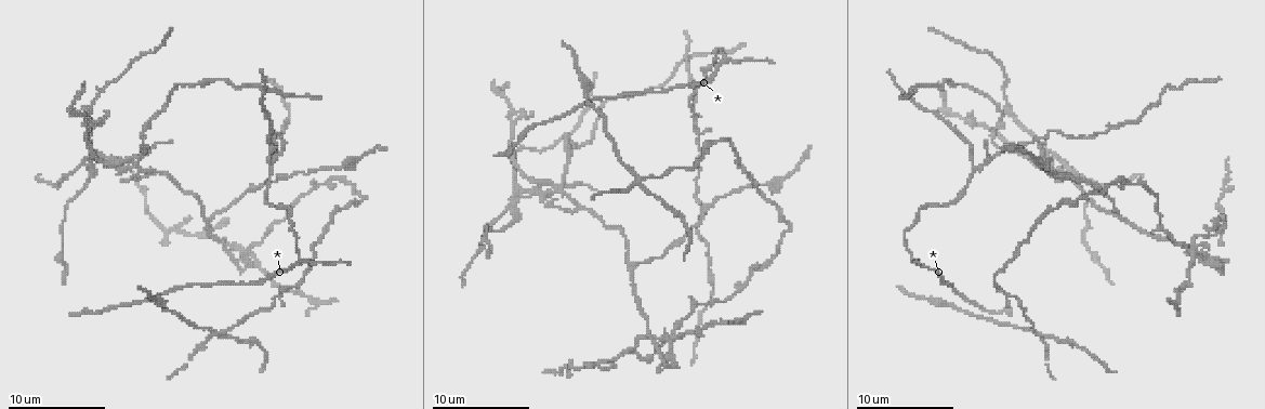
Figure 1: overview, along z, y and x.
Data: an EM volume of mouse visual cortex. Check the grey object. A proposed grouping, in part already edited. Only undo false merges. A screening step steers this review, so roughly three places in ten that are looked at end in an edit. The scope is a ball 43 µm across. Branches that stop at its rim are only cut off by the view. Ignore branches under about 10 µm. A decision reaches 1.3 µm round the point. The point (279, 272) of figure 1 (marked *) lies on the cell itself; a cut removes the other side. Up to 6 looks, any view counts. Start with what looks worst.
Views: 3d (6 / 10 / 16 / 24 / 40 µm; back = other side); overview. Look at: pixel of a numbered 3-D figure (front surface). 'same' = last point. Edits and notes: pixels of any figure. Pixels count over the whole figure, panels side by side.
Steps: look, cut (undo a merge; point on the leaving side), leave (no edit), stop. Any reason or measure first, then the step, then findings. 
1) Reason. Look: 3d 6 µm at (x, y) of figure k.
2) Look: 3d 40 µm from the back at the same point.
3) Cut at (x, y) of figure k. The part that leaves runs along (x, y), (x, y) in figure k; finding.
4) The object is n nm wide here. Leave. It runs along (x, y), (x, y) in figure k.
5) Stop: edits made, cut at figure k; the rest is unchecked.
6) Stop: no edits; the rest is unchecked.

Looks like a crossing. Look: 3d 10 µm at (638, 177) of figure 1.

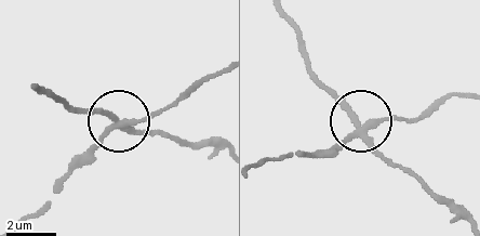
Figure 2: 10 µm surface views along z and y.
Cut at (103, 112) of figure 2. The part that leaves runs along (117, 122), (92, 109), (75, 109), (42, 89) in figure 2; a second cell is stuck on.

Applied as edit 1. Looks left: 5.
Four or more arms meet. Look: 3d 6 µm at (1191, 254) of figure 1.

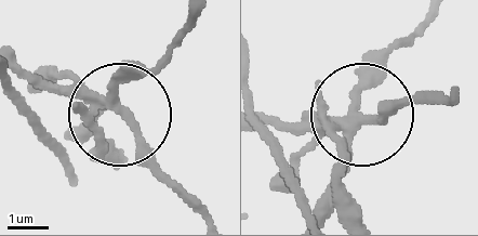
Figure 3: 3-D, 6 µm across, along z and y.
5 arms meet here. Cut at (148, 149) of figure 3. The part that leaves runs along (101, 105), (22, 78) in figure 3; a second cell is stuck on.

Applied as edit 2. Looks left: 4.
Redraw. Look: overview.

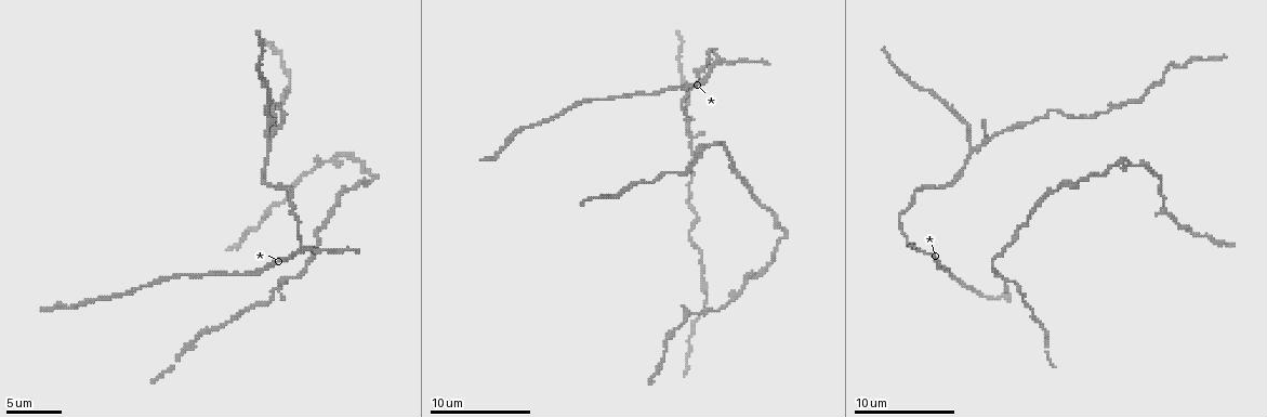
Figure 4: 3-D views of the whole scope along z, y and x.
Branch point. Look: 3d 10 µm at (689, 123) of figure 4.

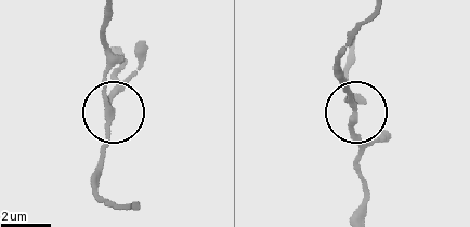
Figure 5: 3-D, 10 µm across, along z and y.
Look: 3d 6 µm at (353, 109) of figure 5.

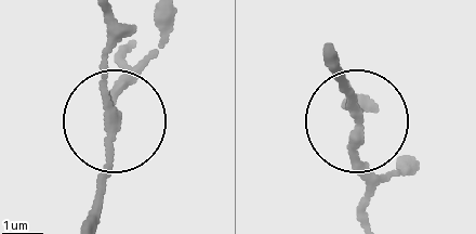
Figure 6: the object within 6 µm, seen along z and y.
Leave. It runs along (86, 224), (114, 120), (107, 17) in figure 6; all the same cell.

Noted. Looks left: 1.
Stop: edits made, cut at figure 2, cut at figure 3; the rest is unchecked.

